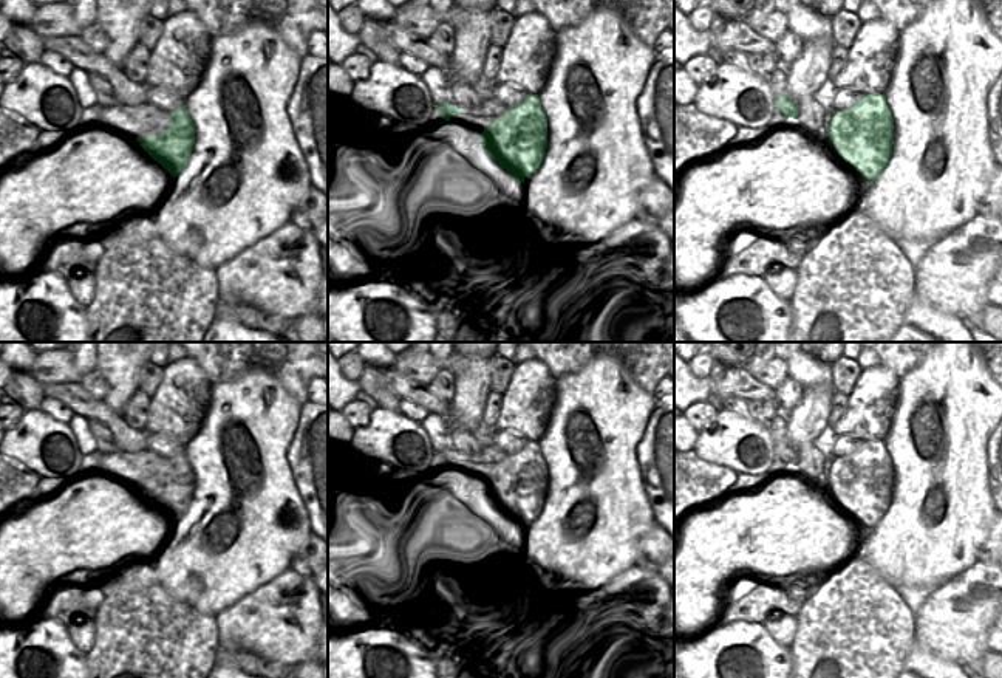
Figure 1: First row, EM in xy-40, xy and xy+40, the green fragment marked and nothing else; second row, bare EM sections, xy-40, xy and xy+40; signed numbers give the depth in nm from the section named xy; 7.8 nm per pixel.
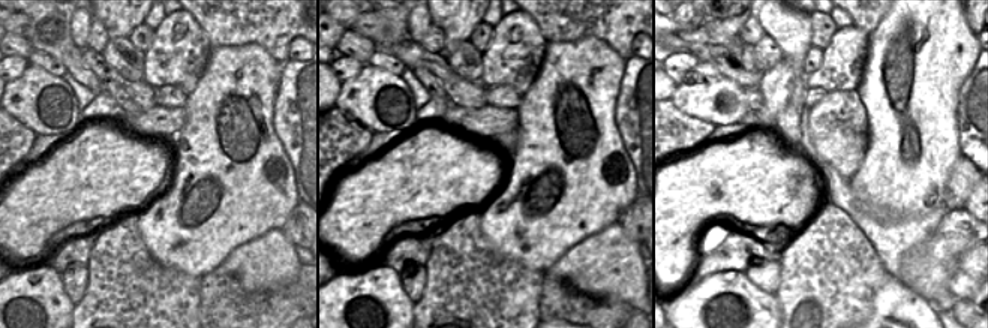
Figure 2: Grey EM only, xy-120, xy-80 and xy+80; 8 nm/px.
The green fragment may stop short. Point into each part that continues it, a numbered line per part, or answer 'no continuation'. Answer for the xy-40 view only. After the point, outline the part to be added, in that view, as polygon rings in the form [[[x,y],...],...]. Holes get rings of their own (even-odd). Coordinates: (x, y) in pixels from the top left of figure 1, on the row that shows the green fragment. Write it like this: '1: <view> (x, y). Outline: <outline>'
1: xy-40 (146, 119). Outline: [[[148,102],[136,107],[102,107],[99,124],[118,130],[127,136],[152,136],[170,127],[170,111]]]

